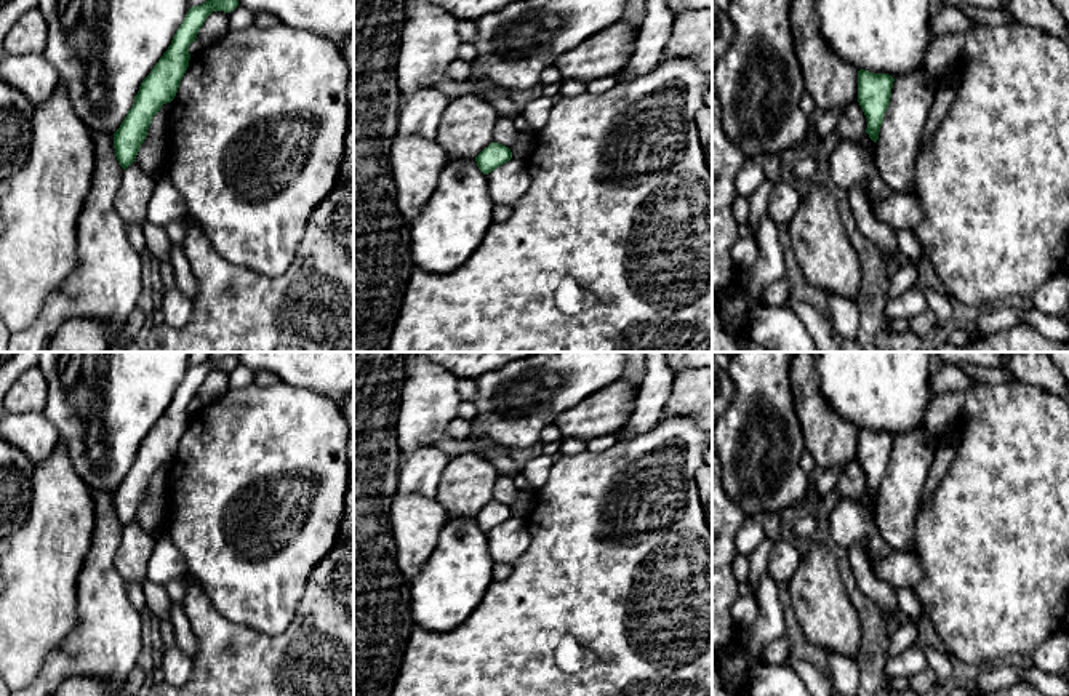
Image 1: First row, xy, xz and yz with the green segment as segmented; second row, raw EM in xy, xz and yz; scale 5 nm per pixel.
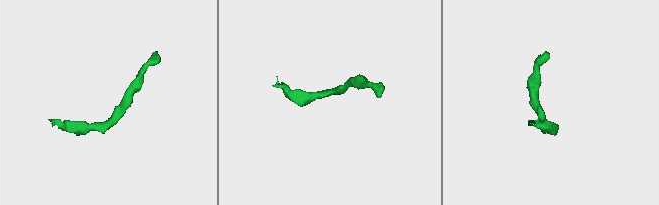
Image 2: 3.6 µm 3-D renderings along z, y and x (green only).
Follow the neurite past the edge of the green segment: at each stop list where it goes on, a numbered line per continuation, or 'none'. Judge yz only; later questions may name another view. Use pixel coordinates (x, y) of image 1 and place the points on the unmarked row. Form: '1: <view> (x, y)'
none

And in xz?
none

